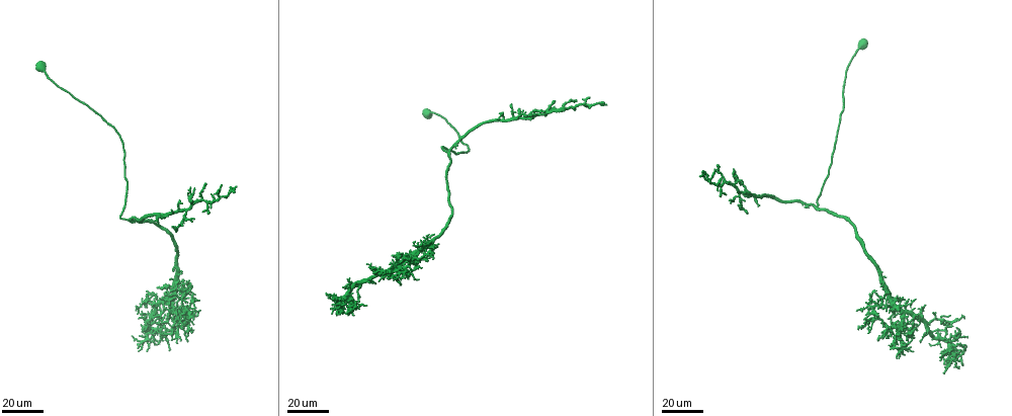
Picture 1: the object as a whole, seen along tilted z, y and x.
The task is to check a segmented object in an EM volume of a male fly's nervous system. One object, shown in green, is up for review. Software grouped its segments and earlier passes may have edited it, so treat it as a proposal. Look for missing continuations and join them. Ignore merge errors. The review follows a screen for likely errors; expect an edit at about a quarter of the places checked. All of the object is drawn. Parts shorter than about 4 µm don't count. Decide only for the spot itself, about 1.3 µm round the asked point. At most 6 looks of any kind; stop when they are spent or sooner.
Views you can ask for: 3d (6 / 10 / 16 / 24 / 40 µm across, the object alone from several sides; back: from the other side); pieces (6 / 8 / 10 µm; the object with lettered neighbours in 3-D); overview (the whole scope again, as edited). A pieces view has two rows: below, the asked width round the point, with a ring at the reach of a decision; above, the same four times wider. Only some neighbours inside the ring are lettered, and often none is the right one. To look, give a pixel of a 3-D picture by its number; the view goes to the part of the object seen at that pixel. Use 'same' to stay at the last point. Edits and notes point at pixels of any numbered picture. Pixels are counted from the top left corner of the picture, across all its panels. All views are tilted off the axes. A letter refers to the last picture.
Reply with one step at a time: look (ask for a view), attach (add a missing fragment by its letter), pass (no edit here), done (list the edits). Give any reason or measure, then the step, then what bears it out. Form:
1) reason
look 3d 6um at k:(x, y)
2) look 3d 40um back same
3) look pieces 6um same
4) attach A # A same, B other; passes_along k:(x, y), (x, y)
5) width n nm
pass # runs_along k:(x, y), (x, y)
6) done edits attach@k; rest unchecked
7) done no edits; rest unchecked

thin end
look 3d 24um at 1:(202, 211)

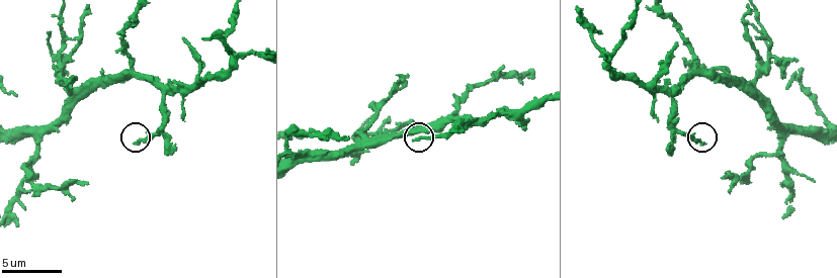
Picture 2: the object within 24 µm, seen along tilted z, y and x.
what lies round it
look pieces 8um at 2:(136, 144)

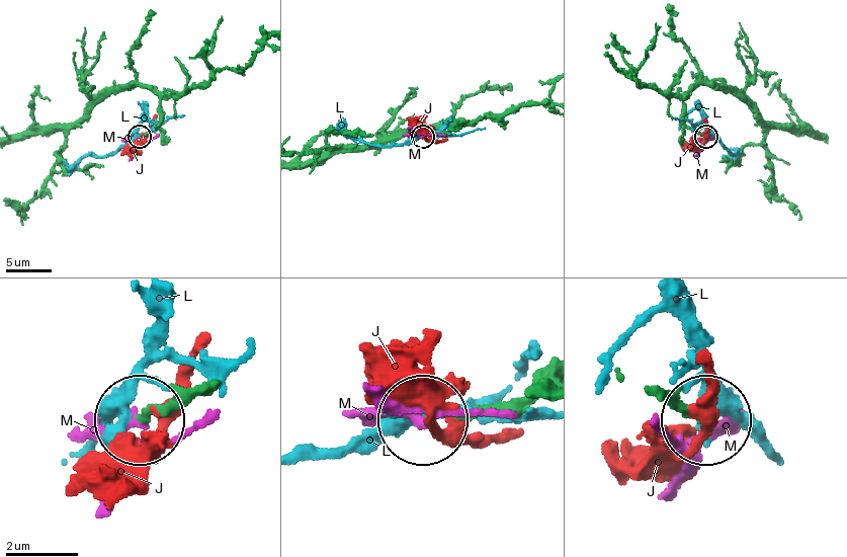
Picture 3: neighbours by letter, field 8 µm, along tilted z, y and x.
pass # J other, L other, M other; runs_along 3:(200, 387), (142, 415); none of them fits

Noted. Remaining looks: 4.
thin end
look 3d 24um at 1:(745, 214)

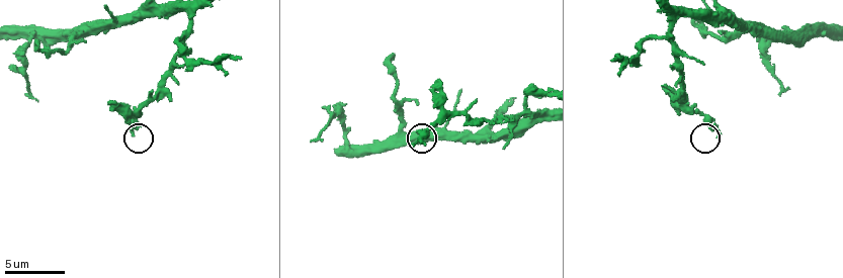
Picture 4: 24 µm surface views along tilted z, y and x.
look pieces 6um at 4:(718, 135)

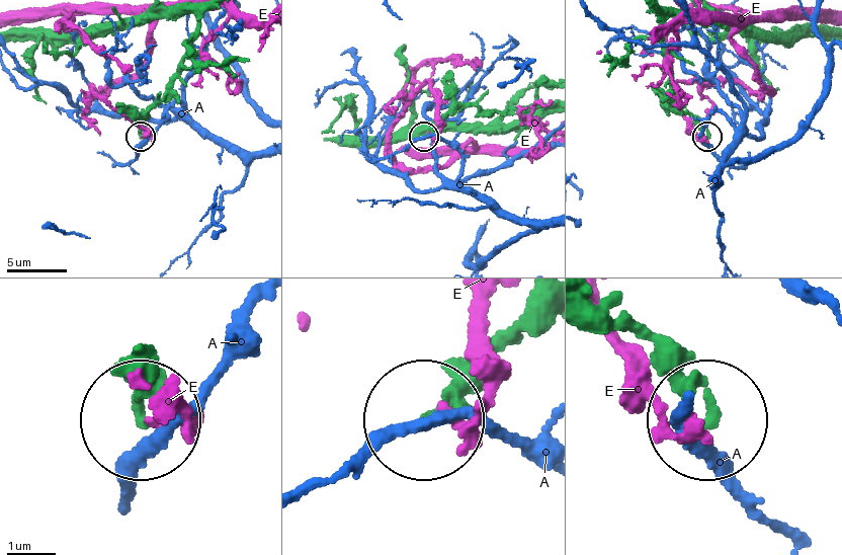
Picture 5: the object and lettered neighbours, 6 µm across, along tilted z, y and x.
width 190 nm
pass # A other, E other; runs_along 5:(154, 375), (138, 419); no lettered fragment goes on from it

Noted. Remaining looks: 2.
thin end
look 3d 6um at 2:(789, 86)

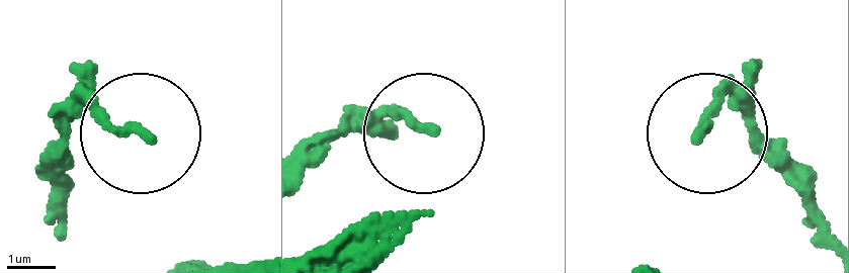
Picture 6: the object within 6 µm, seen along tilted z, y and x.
look pieces 8um at 6:(429, 130)

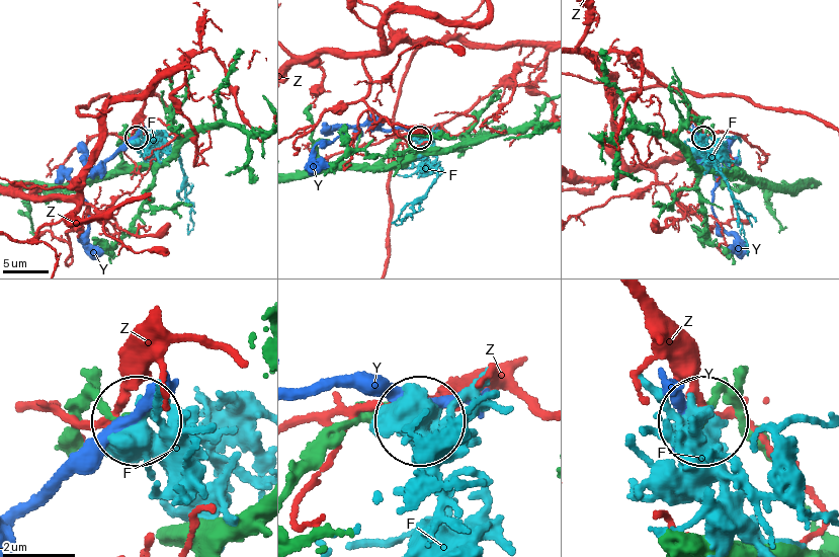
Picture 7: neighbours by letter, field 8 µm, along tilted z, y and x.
pass # F other, Y other, Z other; runs_along 7:(74, 439), (96, 404), (131, 421); none of them fits

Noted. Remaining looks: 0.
done no edits; rest unchecked

